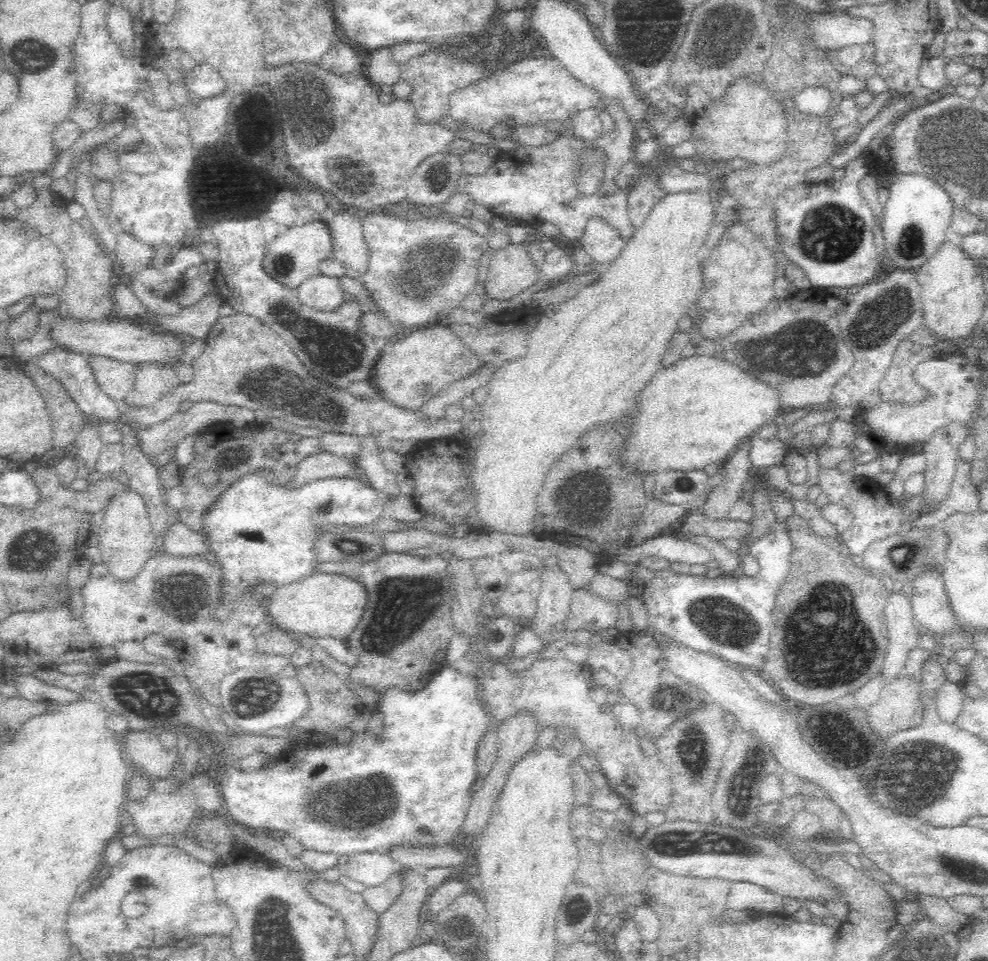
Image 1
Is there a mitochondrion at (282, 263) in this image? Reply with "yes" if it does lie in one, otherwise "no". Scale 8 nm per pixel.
yes

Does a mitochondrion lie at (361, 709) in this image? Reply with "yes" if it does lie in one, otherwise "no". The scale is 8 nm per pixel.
no

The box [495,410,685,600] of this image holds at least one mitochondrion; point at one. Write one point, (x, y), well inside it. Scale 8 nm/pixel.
(582, 496)

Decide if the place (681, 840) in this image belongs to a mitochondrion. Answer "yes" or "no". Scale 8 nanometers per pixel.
yes

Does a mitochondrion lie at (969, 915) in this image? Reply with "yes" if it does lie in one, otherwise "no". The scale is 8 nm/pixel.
no

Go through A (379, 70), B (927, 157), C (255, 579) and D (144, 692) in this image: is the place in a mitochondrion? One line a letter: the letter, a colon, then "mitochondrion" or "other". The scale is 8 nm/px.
A: other
B: mitochondrion
C: other
D: mitochondrion

